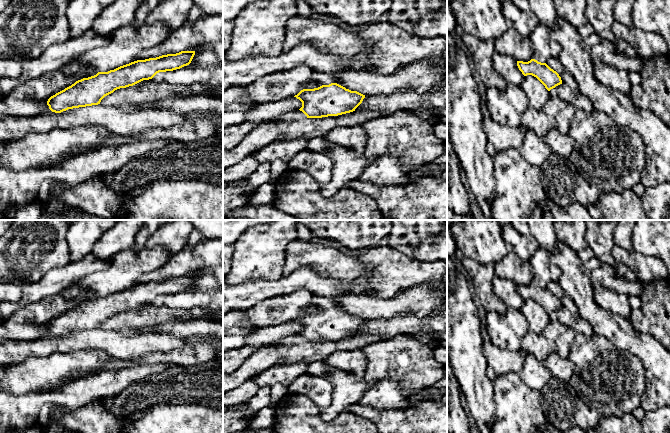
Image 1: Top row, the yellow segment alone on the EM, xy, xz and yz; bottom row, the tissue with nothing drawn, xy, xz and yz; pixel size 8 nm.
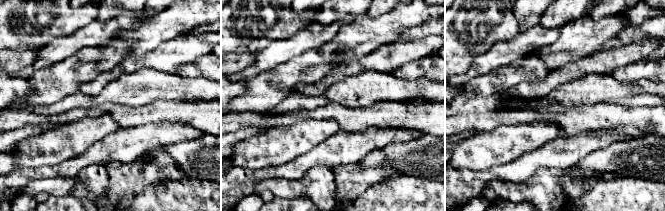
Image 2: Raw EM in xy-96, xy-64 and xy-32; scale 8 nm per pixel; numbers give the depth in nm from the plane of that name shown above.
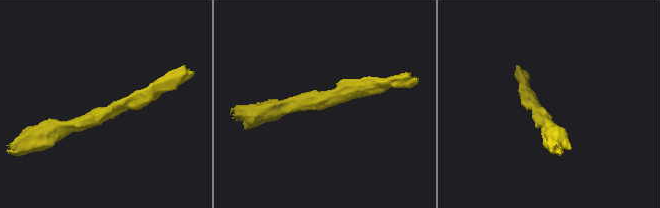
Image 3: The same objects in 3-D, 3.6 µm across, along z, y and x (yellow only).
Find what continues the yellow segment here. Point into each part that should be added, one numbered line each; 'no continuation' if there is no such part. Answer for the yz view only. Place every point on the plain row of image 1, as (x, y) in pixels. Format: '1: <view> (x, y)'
no continuation

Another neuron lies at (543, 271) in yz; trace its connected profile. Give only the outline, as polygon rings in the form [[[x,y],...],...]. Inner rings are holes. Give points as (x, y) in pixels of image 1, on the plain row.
[[[538,246],[534,254],[529,259],[533,271],[533,283],[541,287],[546,287],[550,281],[558,282],[560,275],[549,259],[549,252]]]

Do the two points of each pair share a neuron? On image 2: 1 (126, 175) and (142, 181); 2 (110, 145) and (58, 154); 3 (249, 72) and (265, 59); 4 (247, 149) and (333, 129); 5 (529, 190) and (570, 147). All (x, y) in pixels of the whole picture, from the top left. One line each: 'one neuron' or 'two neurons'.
1: one neuron
2: two neurons
3: one neuron
4: one neuron
5: two neurons

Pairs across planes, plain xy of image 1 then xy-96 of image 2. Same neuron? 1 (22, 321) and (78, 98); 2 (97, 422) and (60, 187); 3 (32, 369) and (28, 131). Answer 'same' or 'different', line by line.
1: different
2: same
3: different

